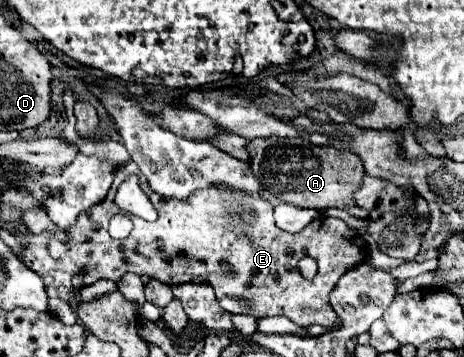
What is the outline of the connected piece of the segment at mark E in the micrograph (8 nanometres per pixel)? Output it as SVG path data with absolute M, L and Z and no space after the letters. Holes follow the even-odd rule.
M128 162L116 170L108 196L88 212L82 212L76 224L68 228L68 234L70 252L62 260L54 260L48 254L46 236L34 236L32 232L28 232L22 254L22 262L26 262L30 270L38 276L54 278L54 290L48 290L48 294L66 302L72 300L72 274L82 268L88 270L84 276L84 286L100 278L110 278L116 282L124 272L134 272L166 284L210 284L216 290L220 306L232 314L250 314L254 318L282 314L296 326L320 324L328 330L334 328L340 318L334 312L332 318L328 318L328 284L320 284L322 278L326 280L328 274L344 274L346 270L362 264L366 258L364 238L356 232L346 232L344 220L320 216L304 230L290 234L276 226L270 202L244 192L234 192L230 188L206 188L184 202L164 200L150 192L146 178L138 172L134 162ZM130 174L138 174L140 188L150 196L158 210L158 220L146 222L130 214L130 220L134 222L130 236L124 240L114 240L108 234L108 222L114 214L118 214L114 196L118 186ZM306 256L314 258L318 264L318 272L310 280L304 278L298 268L298 262ZM224 262L232 268L232 276L224 272ZM242 296L250 298L254 308L246 310L246 306L238 302Z

